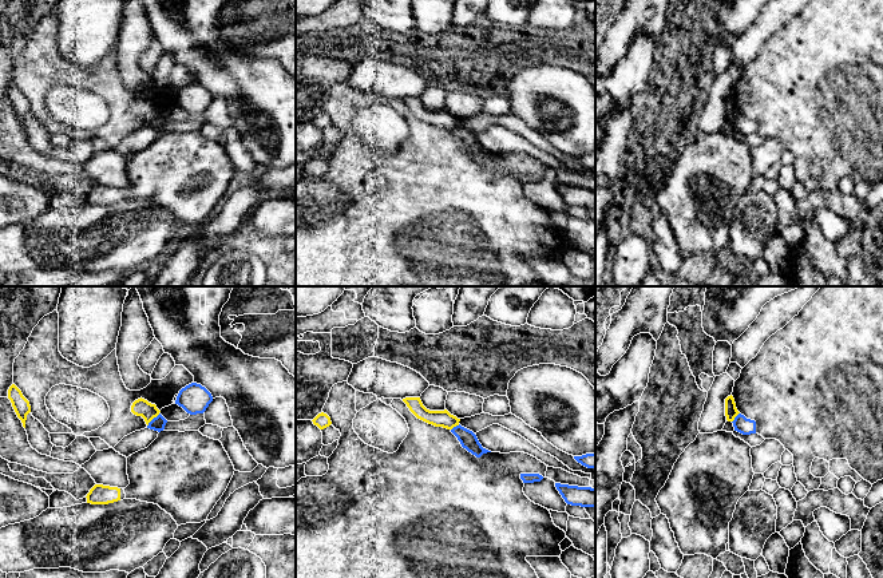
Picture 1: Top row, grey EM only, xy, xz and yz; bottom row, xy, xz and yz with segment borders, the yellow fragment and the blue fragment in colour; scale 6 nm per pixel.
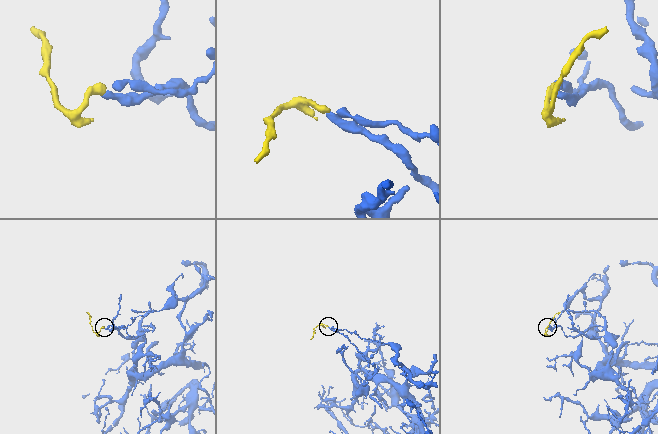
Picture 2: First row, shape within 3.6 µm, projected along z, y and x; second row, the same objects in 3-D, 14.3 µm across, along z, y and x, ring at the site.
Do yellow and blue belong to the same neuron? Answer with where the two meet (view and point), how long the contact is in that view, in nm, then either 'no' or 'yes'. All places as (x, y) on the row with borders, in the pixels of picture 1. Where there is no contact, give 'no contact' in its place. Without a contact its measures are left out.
contact xy (153, 418); length 110 nm; no

